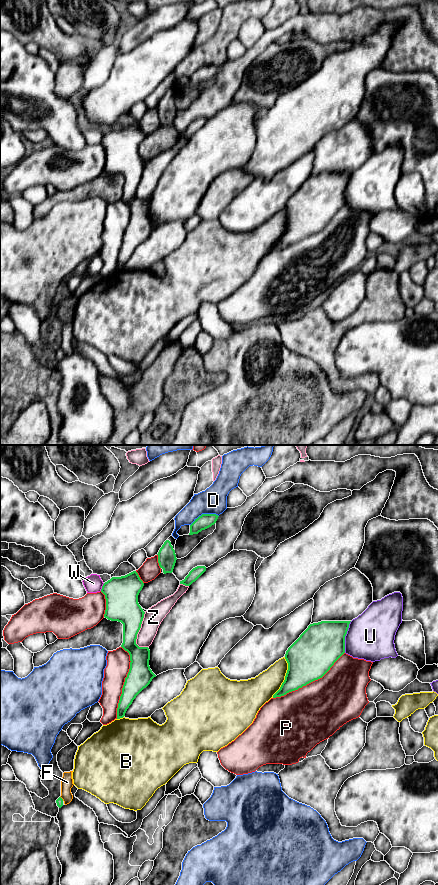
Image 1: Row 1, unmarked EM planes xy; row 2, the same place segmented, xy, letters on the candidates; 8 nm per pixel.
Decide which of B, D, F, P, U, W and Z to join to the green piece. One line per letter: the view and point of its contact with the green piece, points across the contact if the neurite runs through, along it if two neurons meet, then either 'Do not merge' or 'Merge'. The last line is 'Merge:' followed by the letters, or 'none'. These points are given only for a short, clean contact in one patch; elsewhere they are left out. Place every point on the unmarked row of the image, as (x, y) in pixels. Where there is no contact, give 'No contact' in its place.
B: Touches green at xy (285, 229). Do not merge
D: Touches green at xy (204, 66). Do not merge
F: Touches green at xy (61, 350). Do not merge
P: Touches green at xy (309, 234). Do not merge
U: Touches green at xy (344, 189). Do not merge
W: Touches green at xy (102, 139). Do not merge
Z: Touches green at xy (139, 181). Do not merge
Merge: none

